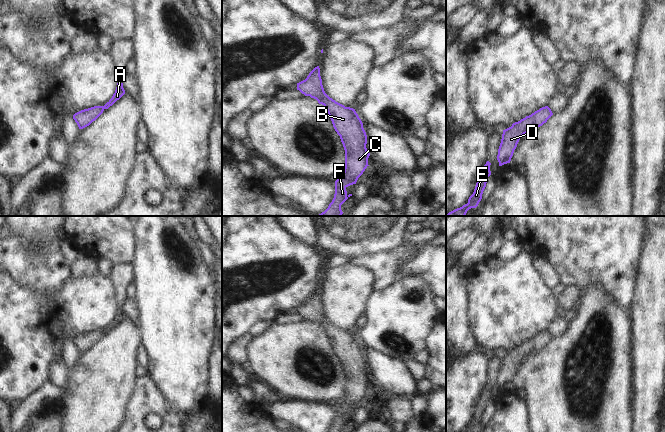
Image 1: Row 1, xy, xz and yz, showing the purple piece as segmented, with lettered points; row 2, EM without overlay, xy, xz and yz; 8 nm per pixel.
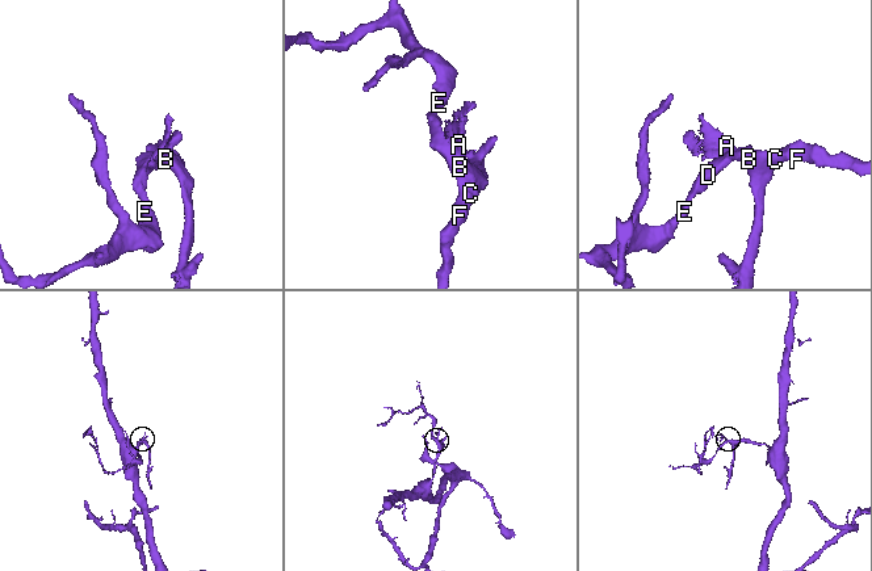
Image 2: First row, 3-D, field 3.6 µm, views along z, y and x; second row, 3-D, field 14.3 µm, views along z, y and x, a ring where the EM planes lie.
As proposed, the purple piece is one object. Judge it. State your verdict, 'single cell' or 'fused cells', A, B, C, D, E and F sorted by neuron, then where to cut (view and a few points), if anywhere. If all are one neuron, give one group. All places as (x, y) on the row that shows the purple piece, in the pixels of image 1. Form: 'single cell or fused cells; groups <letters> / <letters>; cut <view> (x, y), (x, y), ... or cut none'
single cell; groups A B C D E F; cut none

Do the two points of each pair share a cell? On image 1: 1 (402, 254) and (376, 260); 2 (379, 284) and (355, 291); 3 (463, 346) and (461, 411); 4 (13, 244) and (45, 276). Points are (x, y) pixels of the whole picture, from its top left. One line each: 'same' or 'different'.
1: same
2: different
3: different
4: same

